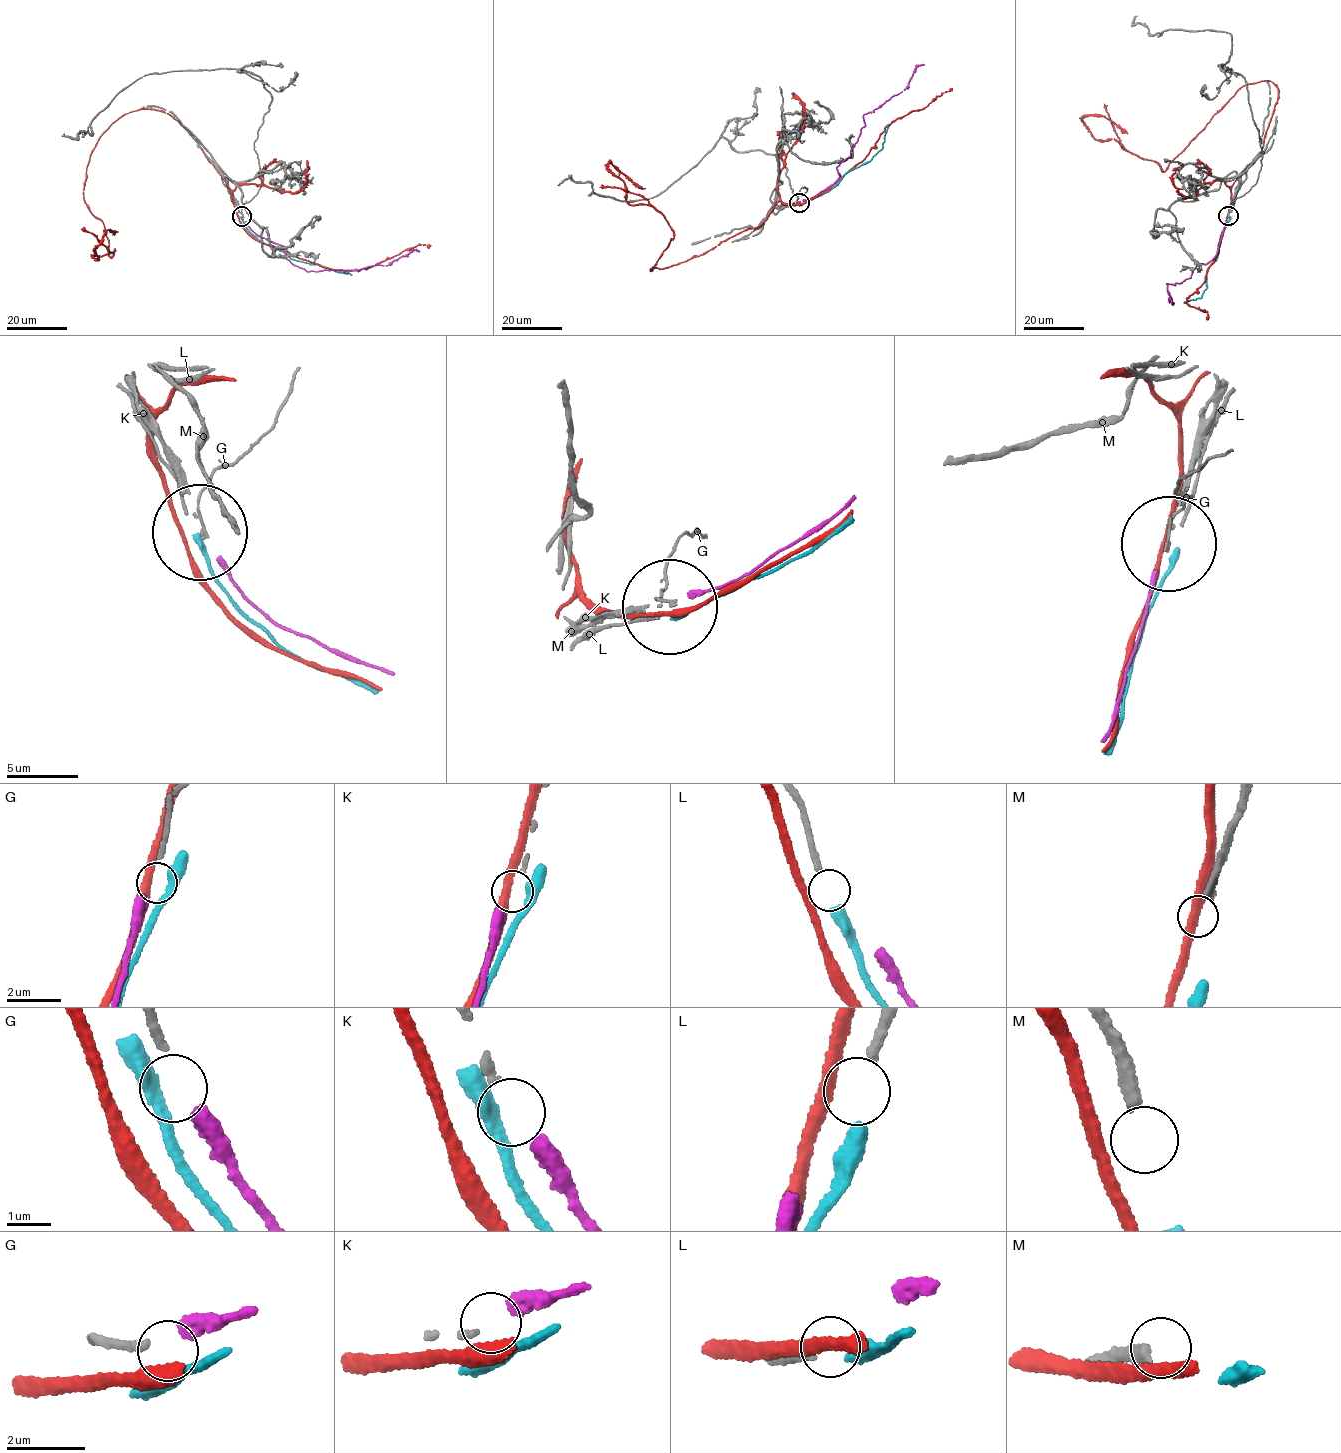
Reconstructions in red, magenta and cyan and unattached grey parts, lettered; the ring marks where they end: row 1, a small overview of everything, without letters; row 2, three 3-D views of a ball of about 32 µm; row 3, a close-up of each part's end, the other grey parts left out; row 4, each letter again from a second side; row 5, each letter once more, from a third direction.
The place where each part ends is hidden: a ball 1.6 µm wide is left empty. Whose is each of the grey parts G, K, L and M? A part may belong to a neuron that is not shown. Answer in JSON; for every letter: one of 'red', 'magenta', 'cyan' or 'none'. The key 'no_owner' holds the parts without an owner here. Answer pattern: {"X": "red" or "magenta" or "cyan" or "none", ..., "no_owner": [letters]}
{"G": "magenta", "K": "none", "L": "cyan", "M": "none", "no_owner": ["K", "M"]}

